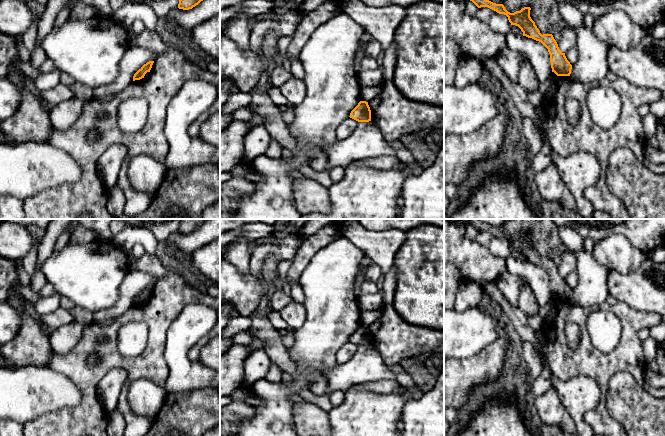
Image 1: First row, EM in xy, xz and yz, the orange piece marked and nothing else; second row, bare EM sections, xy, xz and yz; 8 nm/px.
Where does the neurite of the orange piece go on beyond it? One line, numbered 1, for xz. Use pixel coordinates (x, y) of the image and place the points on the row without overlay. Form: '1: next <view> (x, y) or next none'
1: next none

